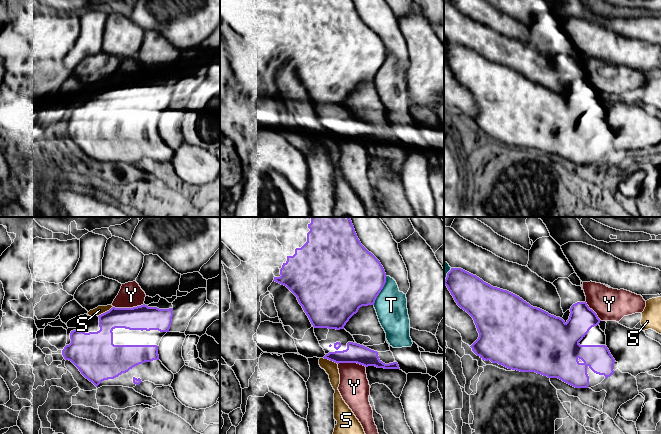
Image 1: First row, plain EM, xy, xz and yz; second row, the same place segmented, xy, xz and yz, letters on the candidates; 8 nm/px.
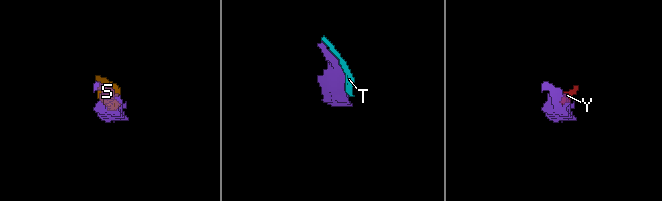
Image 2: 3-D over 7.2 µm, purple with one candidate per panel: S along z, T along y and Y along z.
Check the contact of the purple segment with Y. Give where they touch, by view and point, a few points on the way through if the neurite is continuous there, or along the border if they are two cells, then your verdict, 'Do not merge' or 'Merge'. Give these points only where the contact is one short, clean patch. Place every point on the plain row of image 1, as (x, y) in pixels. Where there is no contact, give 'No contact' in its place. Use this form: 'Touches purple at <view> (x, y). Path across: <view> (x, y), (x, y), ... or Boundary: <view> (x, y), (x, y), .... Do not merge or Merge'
Touches purple at xy (128, 84). Boundary: xy (143, 79), (132, 83), (113, 83). Do not merge

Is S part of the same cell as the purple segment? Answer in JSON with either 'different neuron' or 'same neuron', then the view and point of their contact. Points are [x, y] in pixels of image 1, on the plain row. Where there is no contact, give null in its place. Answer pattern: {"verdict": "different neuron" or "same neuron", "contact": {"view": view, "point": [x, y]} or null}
{"verdict": "different neuron", "contact": {"view": "xy", "point": [105, 88]}}

